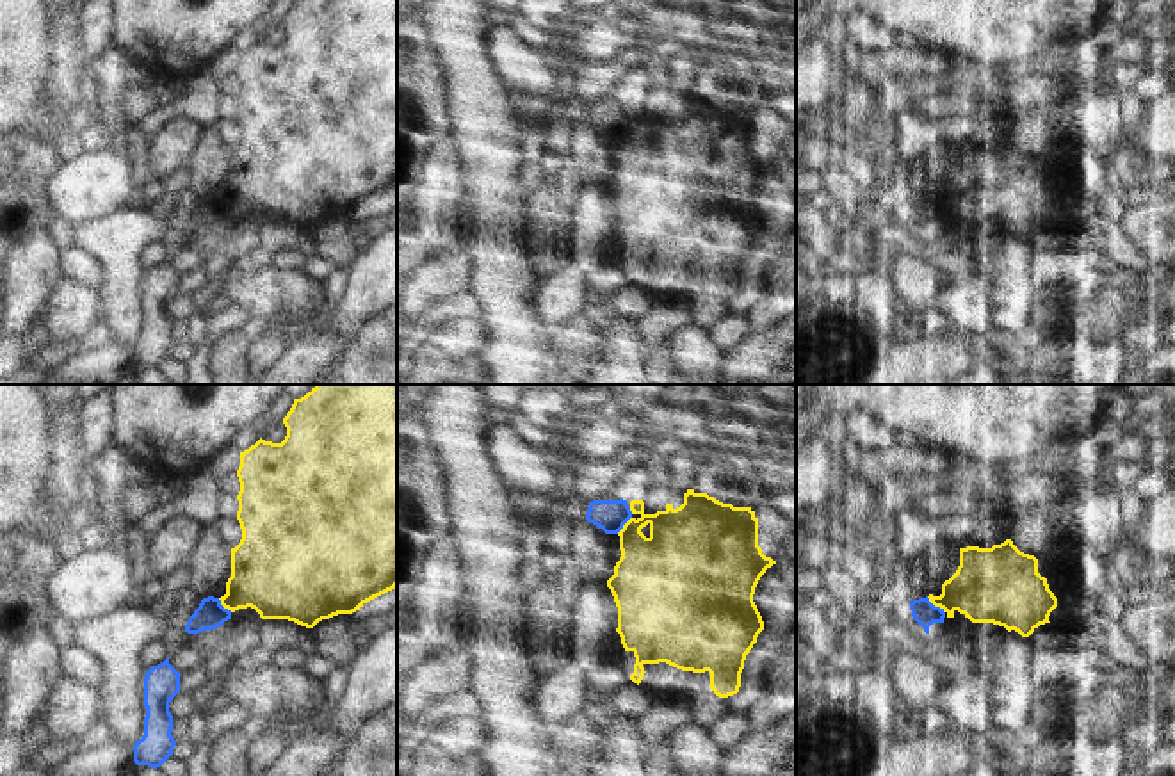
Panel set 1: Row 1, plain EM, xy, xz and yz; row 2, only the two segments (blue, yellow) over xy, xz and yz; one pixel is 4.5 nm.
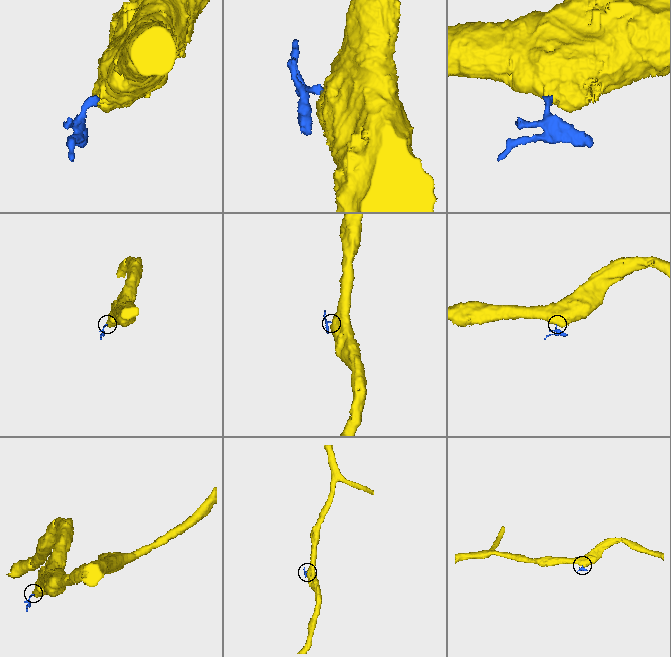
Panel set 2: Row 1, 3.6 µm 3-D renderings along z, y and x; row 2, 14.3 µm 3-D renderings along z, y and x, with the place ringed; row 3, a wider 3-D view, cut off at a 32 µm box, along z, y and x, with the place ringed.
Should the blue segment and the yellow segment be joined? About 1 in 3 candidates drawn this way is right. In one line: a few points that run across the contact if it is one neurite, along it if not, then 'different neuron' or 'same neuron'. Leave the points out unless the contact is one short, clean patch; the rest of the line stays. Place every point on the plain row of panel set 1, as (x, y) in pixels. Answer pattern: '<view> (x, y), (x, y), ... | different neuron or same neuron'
yz (926, 198), (944, 214) | different neuron

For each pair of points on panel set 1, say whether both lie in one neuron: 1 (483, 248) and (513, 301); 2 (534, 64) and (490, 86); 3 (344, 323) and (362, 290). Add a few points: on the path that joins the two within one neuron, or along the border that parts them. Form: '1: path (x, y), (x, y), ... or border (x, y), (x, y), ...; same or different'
1: path (495, 260), (502, 267), (506, 289); same
2: border (488, 40), (490, 59), (511, 88); different
3: path (346, 315), (362, 298); same

